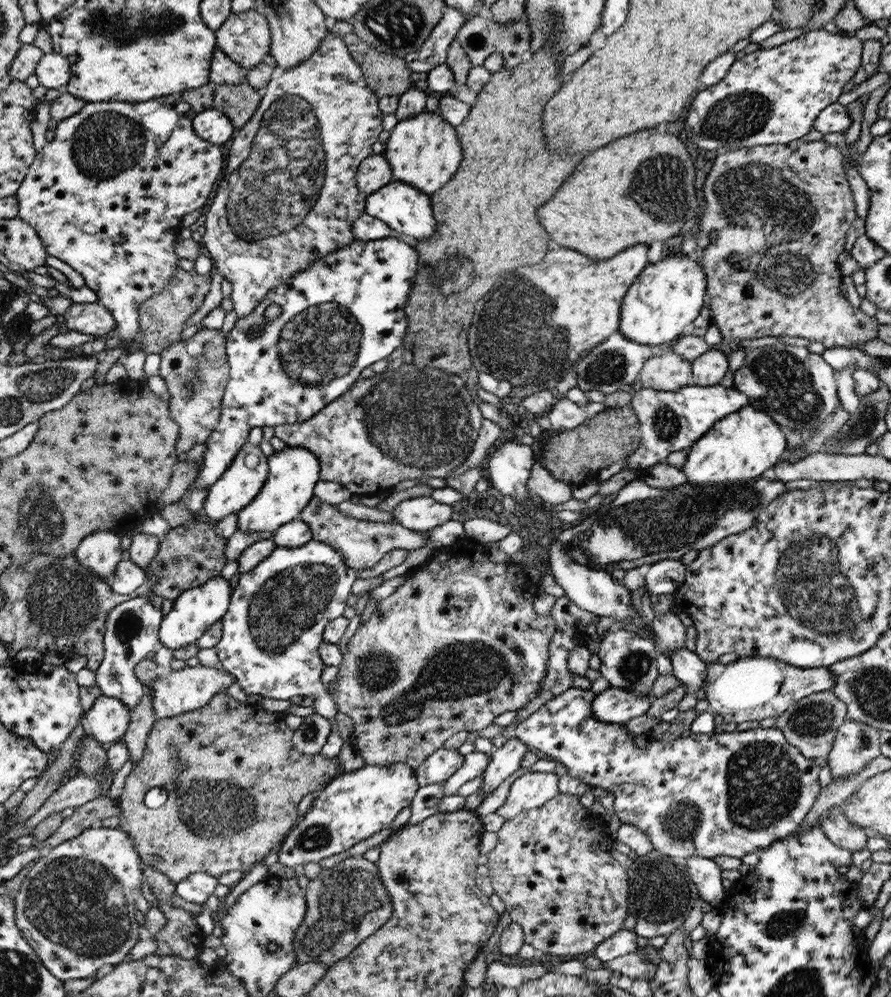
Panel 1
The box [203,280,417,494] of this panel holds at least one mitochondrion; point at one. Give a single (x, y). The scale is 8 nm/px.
(317, 346)

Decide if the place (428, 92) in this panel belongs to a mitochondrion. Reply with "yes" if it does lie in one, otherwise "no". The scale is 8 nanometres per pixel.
no

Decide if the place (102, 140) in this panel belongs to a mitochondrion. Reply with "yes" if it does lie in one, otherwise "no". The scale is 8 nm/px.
yes

